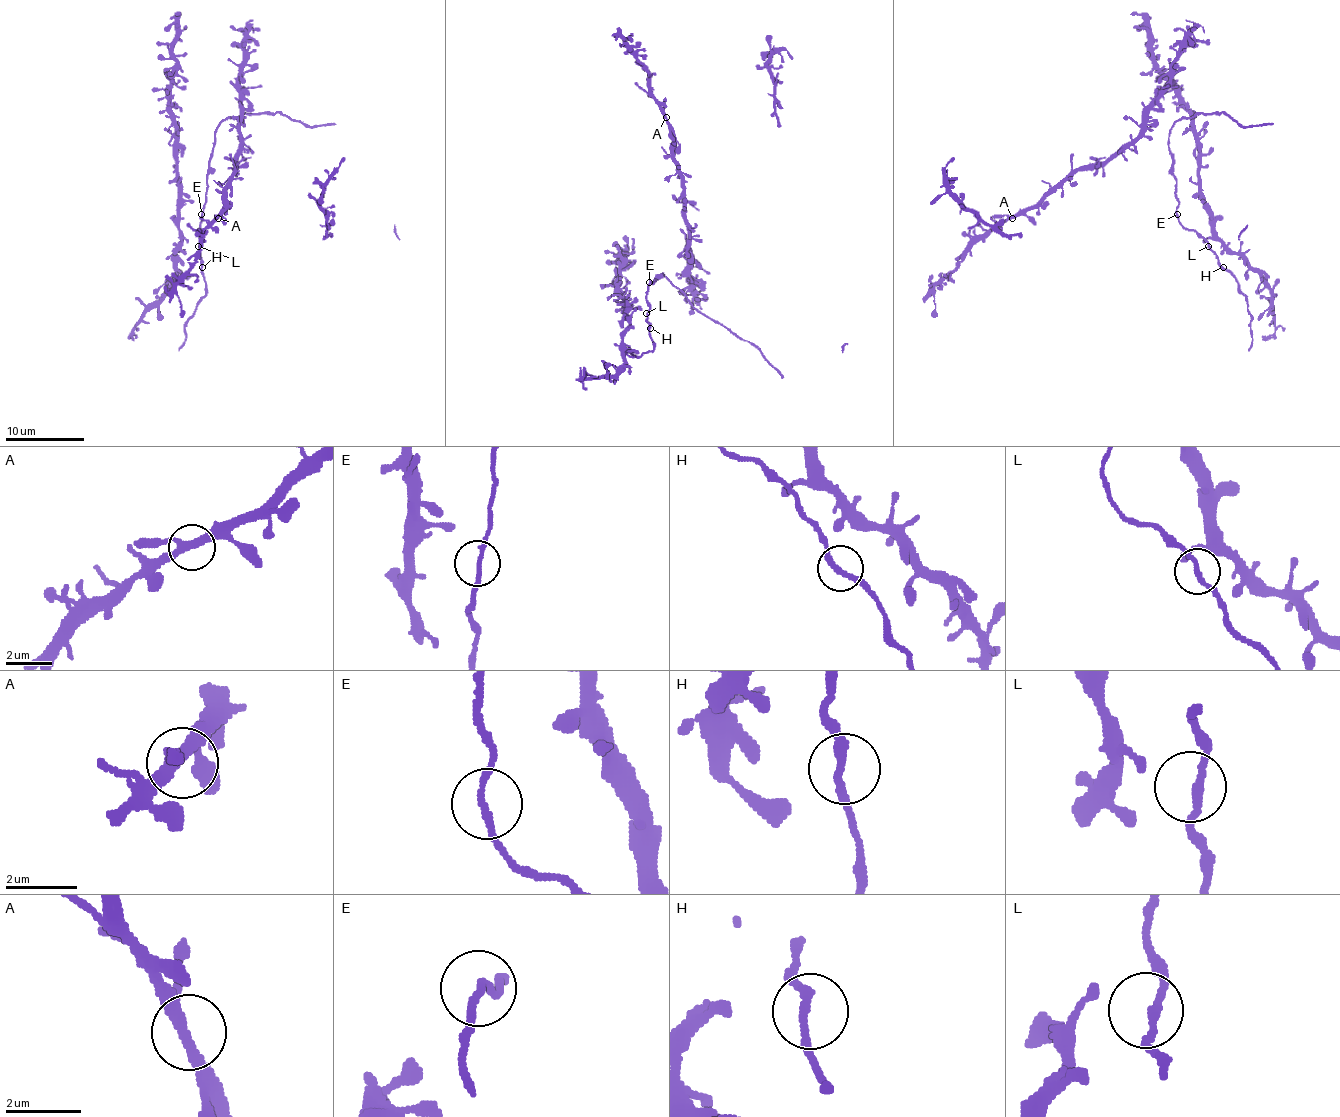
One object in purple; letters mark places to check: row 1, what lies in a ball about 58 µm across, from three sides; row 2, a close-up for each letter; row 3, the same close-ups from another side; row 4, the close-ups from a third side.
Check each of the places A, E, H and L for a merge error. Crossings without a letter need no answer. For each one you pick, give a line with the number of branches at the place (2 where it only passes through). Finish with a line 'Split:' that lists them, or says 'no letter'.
Split: no letter

